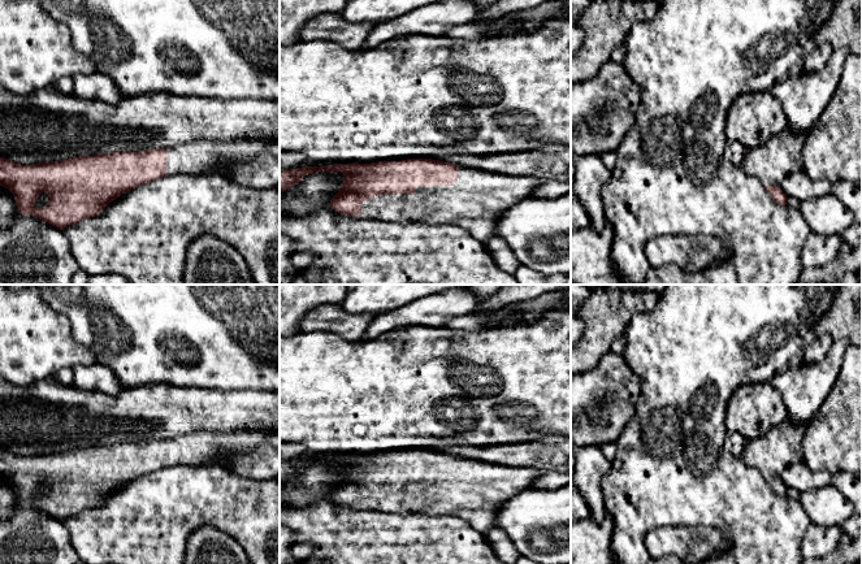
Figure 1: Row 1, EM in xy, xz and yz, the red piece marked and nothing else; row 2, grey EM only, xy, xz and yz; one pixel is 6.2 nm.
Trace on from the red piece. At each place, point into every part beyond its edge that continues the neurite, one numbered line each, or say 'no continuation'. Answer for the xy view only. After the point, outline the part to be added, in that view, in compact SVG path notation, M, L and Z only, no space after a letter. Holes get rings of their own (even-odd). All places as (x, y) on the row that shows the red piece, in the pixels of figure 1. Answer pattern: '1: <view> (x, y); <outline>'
1: xy (200, 157); M238 139L228 143L196 140L166 148L166 177L176 174L216 174L224 166L235 165L261 155L269 142Z

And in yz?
1: yz (782, 155); M787 126L784 131L772 136L767 143L746 152L742 169L757 177L763 186L779 186L787 175L803 169L802 149L806 136L806 133L794 131Z

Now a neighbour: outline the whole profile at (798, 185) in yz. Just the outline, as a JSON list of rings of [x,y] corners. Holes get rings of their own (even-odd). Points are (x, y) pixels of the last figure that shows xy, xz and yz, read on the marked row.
[[[803,169],[787,175],[780,186],[787,198],[794,198],[800,203],[826,196],[832,191],[832,183],[824,179],[811,179]]]

